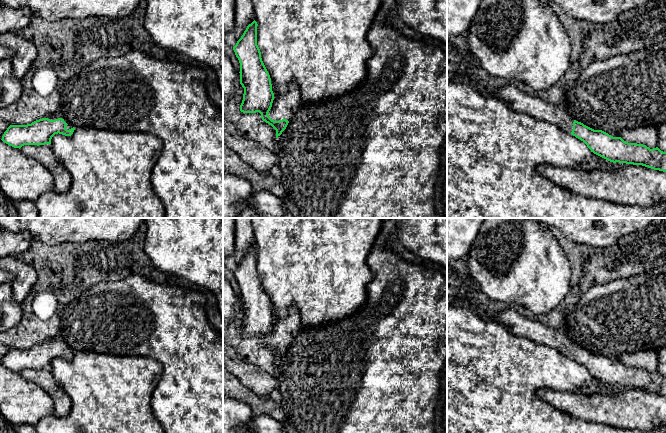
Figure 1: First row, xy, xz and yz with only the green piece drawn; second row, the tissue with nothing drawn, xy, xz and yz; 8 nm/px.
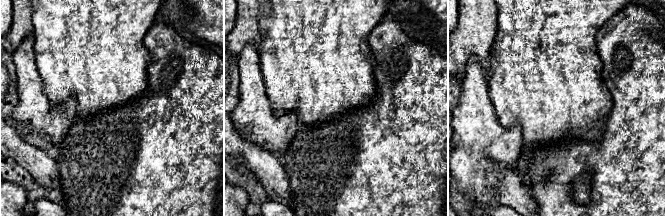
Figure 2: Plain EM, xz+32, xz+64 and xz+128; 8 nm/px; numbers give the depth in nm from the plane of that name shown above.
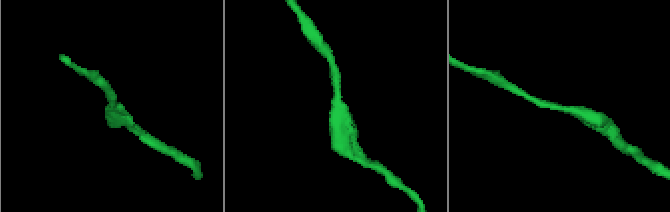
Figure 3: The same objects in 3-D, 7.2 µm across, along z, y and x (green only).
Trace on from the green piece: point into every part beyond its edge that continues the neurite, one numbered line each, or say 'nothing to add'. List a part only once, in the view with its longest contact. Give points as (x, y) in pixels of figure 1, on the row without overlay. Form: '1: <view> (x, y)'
1: xz (285, 329)

